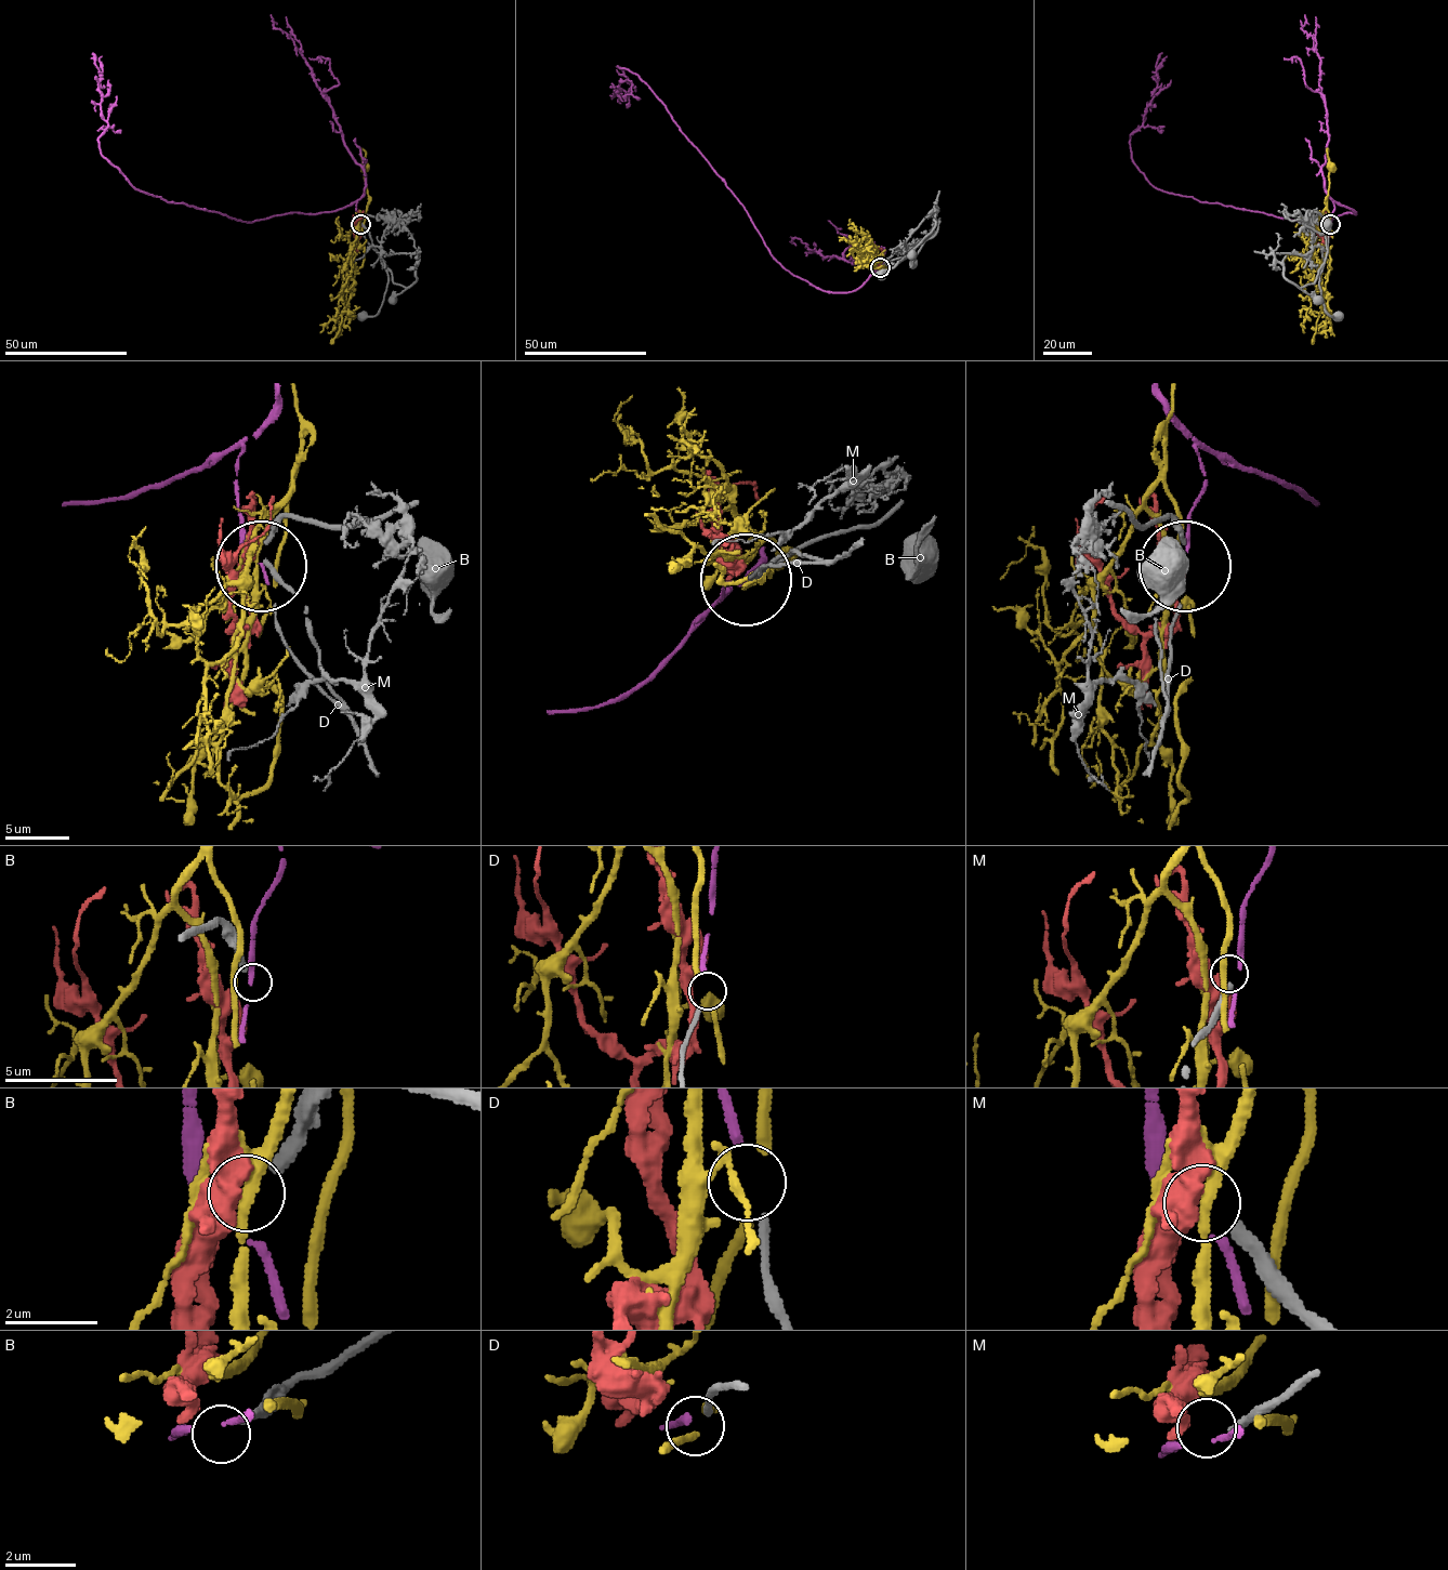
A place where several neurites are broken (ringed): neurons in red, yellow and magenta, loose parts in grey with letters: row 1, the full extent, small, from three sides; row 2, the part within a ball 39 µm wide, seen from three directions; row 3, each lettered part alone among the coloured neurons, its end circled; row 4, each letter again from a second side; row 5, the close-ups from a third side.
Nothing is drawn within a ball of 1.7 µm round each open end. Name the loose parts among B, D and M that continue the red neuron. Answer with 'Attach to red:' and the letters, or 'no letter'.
Attach to red: M

